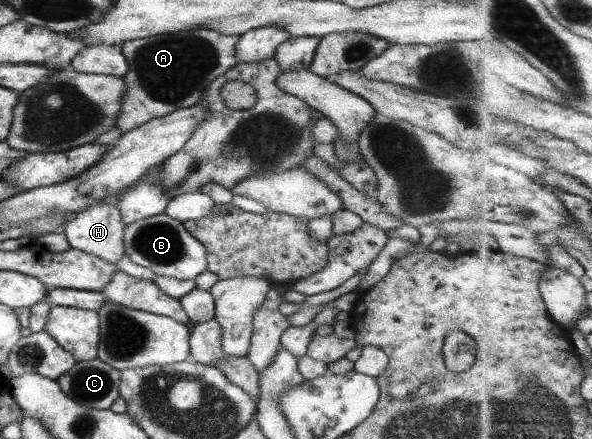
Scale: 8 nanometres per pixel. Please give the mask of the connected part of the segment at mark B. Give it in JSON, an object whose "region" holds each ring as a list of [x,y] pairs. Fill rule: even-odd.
{"region":[[[164,212],[148,218],[138,219],[123,228],[124,253],[131,263],[146,267],[154,275],[194,280],[206,270],[206,251],[179,221],[167,217]]]}

